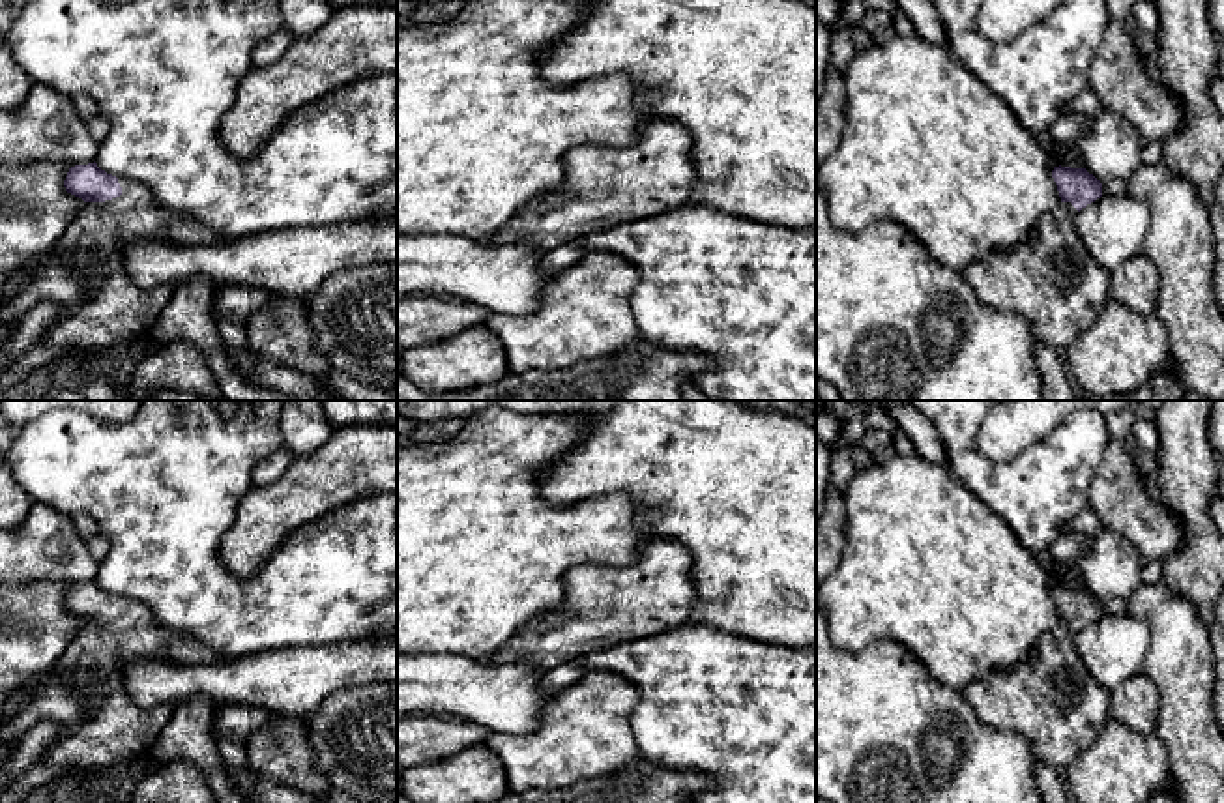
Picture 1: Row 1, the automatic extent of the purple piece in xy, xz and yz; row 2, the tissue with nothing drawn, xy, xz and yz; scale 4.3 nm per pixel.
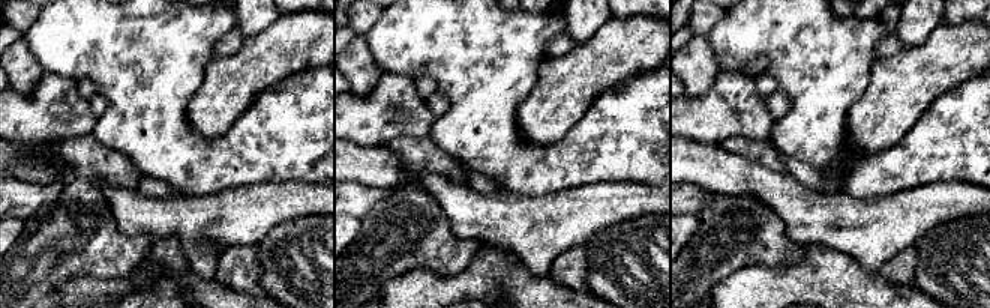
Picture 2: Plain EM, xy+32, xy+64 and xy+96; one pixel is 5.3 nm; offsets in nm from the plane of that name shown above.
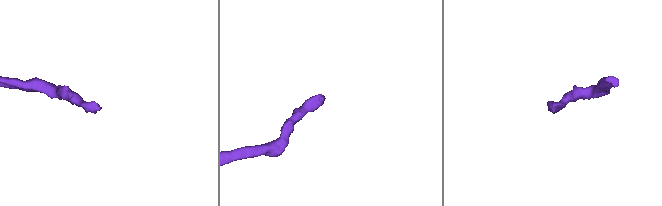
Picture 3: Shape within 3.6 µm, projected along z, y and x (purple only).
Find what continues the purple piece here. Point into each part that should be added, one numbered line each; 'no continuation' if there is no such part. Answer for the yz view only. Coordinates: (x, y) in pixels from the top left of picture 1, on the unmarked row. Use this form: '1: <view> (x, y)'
1: yz (1049, 697)

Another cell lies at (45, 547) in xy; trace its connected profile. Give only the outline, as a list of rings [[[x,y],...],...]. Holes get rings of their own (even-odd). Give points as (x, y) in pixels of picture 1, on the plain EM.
[[[34,502],[17,530],[0,530],[0,586],[88,584],[95,580],[99,565],[73,517],[51,505]]]

